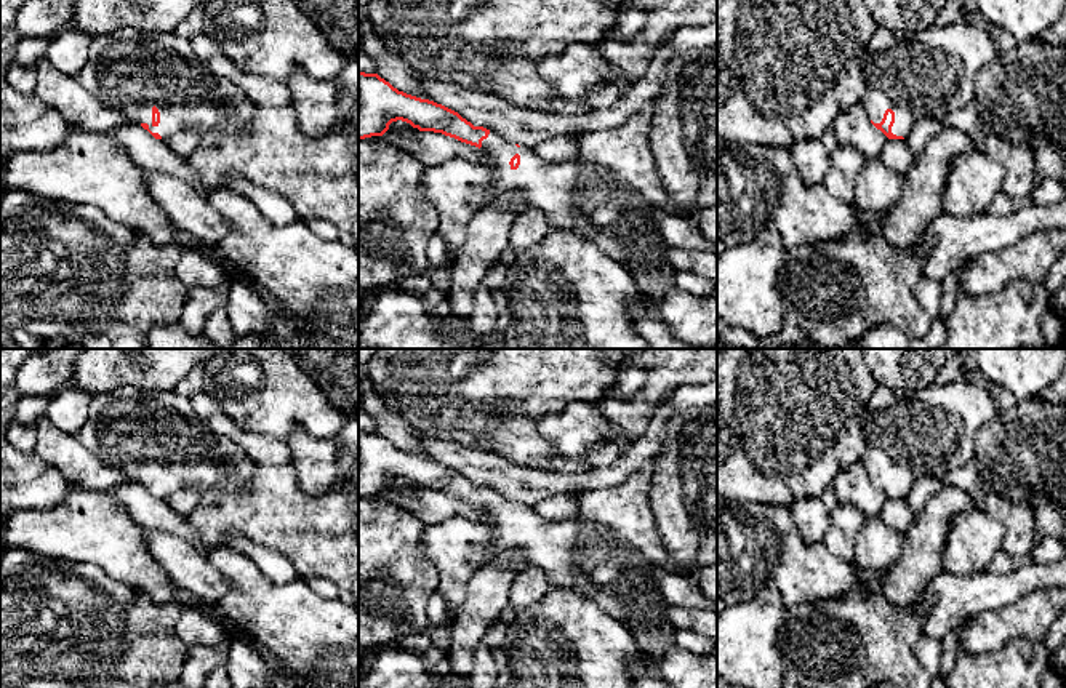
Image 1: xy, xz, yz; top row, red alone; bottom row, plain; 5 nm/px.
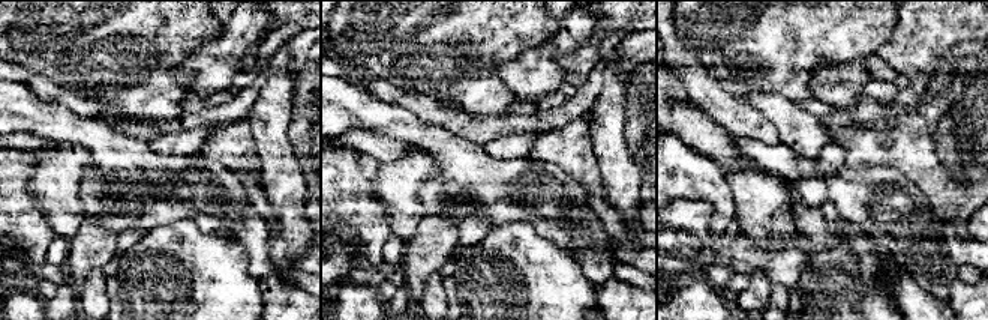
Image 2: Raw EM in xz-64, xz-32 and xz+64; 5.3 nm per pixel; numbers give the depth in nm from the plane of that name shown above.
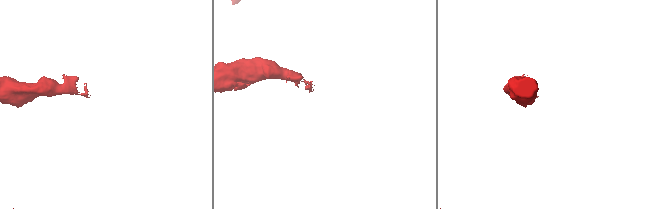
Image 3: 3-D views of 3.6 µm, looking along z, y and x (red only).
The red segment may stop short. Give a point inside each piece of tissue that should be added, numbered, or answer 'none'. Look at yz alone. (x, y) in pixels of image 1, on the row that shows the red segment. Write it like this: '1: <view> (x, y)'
1: yz (929, 74)

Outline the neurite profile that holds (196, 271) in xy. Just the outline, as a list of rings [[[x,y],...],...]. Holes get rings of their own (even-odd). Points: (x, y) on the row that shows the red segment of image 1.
[[[184,246],[174,266],[174,274],[186,288],[229,288],[237,277],[232,270],[224,269],[216,261],[203,256],[194,248]]]

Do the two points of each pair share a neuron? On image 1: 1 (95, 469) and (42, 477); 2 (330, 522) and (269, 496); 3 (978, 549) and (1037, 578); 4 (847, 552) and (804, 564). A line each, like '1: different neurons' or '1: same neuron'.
1: different neurons
2: same neuron
3: different neurons
4: different neurons

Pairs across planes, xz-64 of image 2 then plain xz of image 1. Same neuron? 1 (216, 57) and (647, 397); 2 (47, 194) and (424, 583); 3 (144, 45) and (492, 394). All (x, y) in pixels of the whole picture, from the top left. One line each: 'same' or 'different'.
1: different
2: different
3: same

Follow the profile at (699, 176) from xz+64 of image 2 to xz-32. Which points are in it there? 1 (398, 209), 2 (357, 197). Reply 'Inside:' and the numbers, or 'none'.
Inside: 2

